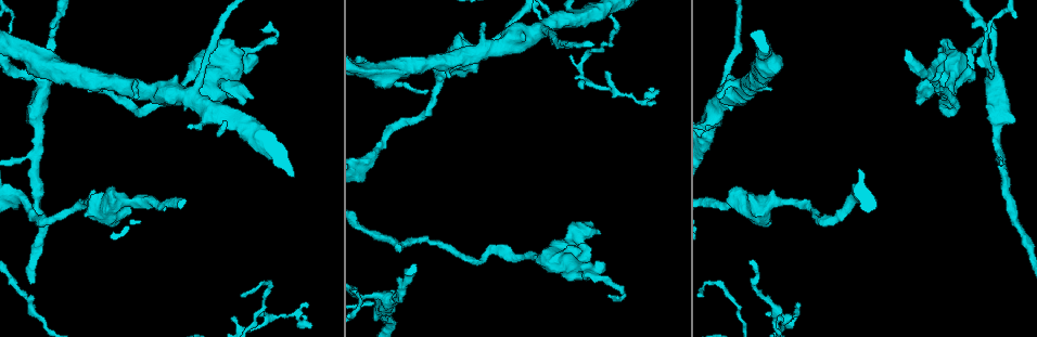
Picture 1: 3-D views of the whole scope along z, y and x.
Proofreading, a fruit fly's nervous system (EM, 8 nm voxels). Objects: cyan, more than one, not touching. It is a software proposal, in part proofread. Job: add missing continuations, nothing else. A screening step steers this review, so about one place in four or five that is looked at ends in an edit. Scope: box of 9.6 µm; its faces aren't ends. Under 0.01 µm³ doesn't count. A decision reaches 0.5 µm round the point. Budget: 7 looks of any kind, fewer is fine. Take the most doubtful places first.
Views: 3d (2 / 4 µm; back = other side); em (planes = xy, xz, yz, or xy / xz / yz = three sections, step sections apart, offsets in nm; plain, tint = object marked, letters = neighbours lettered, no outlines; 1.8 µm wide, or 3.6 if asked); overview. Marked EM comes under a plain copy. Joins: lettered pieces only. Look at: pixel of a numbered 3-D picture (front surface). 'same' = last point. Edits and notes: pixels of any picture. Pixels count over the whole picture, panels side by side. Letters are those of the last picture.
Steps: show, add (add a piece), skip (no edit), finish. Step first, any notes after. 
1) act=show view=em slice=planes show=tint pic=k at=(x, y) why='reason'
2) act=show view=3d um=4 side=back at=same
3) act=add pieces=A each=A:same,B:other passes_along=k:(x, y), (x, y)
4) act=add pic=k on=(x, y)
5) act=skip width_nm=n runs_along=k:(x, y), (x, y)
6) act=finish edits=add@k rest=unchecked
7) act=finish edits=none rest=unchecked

act=show view=3d um=2 pic=1 at=(476, 72) why='thick end'

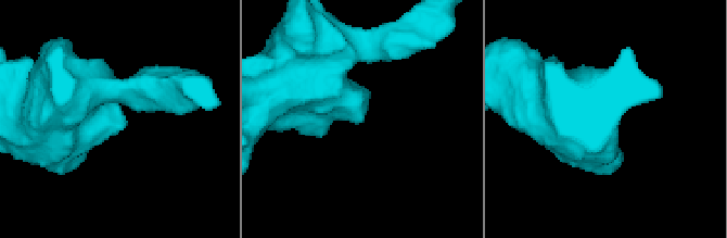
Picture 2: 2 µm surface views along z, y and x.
act=show view=em slice=xy step=4 show=letters pic=2 at=(114, 113) why='need the tissue'

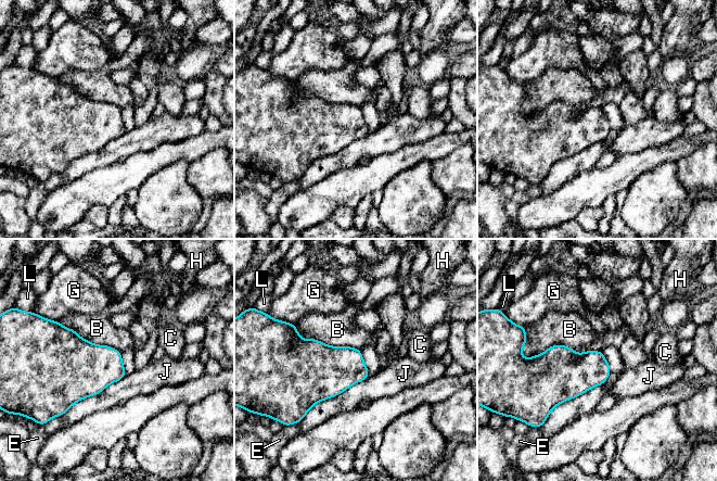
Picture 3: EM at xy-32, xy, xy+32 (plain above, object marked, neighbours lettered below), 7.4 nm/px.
act=show view=em slice=planes show=letters at=same

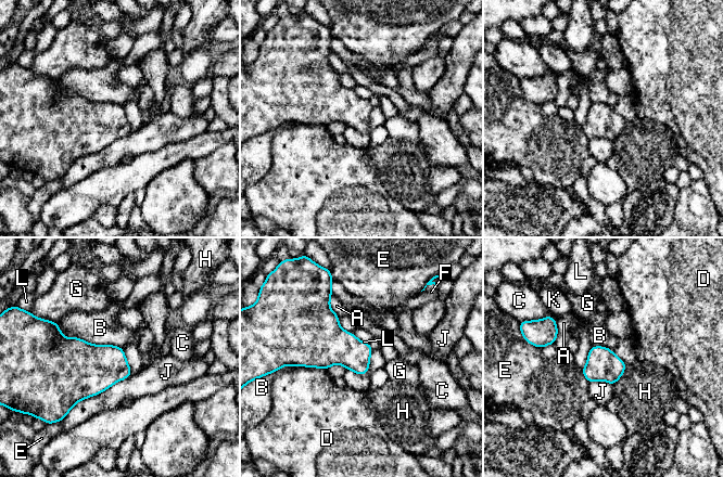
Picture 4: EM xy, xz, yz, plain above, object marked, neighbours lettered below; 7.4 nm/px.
act=skip each=A:other,B:other,C:other,D:other,E:other,F:other,G:other,H:other,J:other,K:other,L:other border=4:(56, 322), (66, 337), (122, 348) found='none of them fits'

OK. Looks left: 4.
act=show view=em um=3.6 slice=planes show=letters pic=1 at=(529, 33) why='three arms meet'

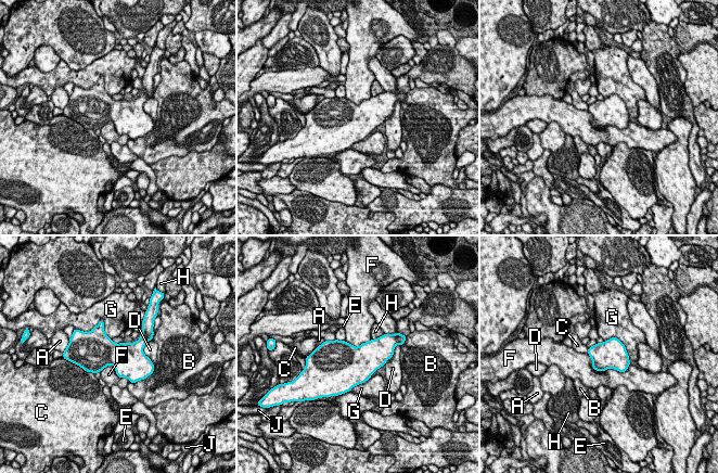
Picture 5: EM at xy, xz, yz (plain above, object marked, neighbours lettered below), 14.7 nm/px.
act=skip each=A:other,B:other,C:other,D:other,E:other,F:other,G:other,H:other,J:other border=5:(587, 353), (595, 370), (630, 365) found='no lettered piece goes on from it'

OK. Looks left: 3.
act=show view=3d um=2 pic=1 at=(273, 36) why='abrupt turn'

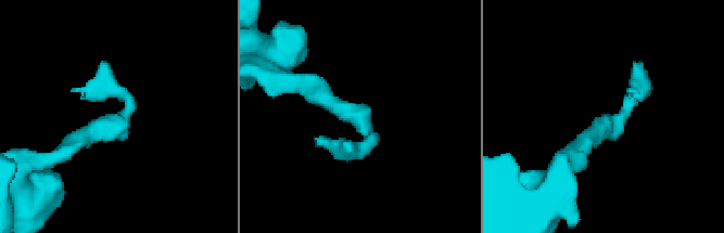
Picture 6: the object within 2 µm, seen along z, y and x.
act=show view=em slice=planes show=letters pic=6 at=(362, 127) why='need the tissue'

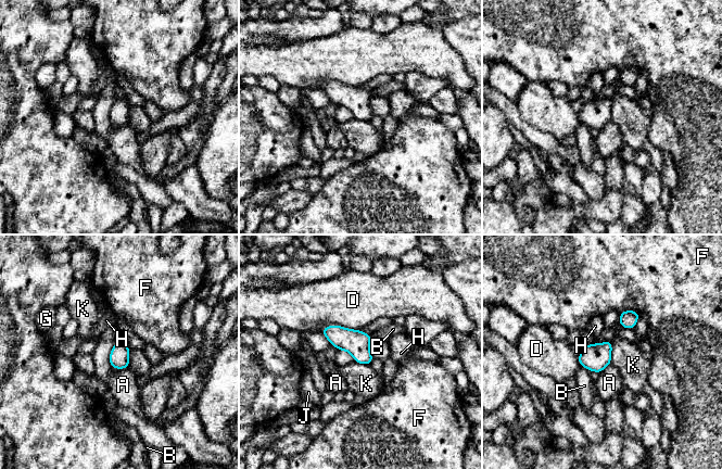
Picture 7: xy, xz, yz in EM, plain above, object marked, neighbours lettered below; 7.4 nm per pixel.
act=skip width_nm=140 each=A:other,B:other,D:other,F:other,G:other,H:other,J:other,K:other border=7:(610, 341), (611, 363) found='no lettered piece goes on from it'

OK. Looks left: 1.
act=finish edits=none rest=unchecked

